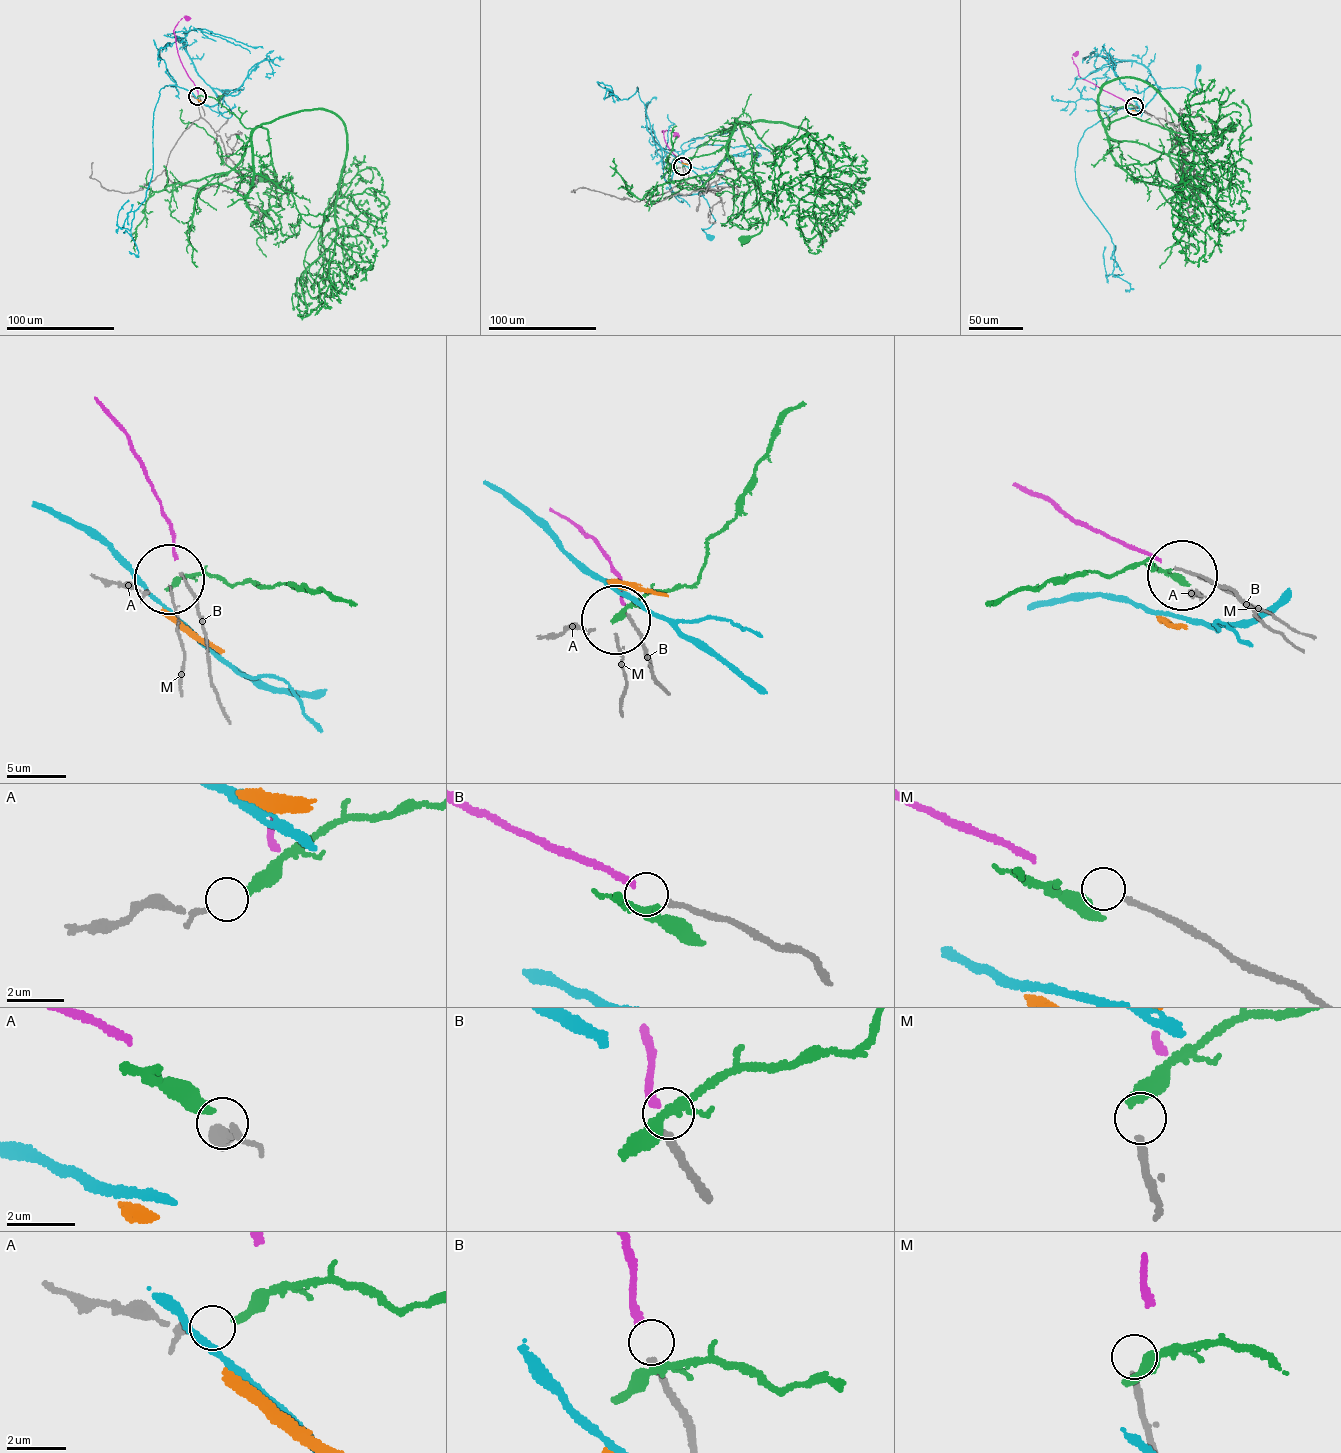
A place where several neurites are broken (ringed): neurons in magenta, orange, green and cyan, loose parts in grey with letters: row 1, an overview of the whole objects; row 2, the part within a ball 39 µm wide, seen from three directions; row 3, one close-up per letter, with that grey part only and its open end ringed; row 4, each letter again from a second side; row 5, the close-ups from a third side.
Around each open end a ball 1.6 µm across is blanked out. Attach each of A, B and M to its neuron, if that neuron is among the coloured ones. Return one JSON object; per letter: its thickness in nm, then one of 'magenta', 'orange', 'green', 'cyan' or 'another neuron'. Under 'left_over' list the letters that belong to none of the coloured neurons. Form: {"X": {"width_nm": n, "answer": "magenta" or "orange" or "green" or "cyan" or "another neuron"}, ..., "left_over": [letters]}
{"A": {"width_nm": 150, "answer": "green"}, "B": {"width_nm": 190, "answer": "magenta"}, "M": {"width_nm": 190, "answer": "another neuron"}, "left_over": ["M"]}

